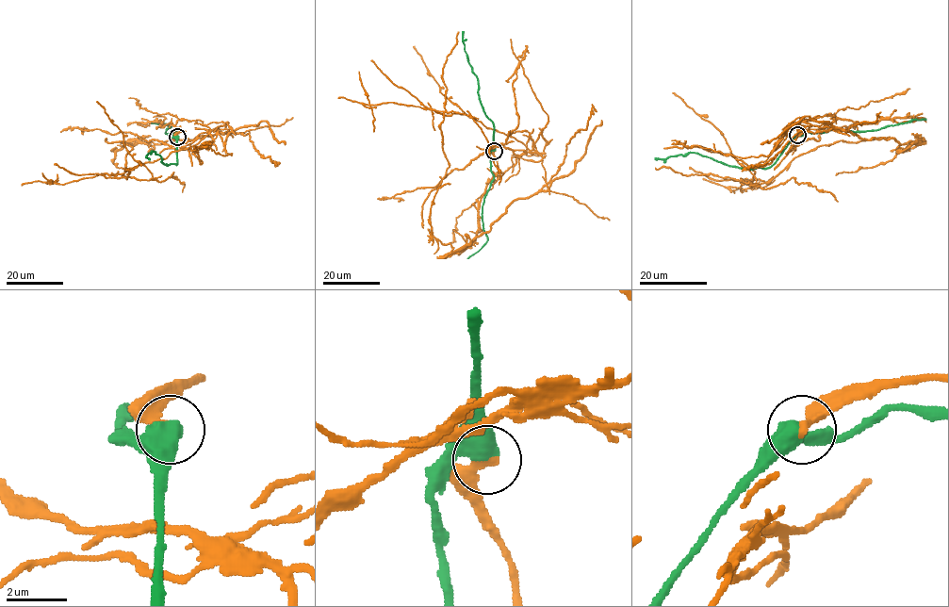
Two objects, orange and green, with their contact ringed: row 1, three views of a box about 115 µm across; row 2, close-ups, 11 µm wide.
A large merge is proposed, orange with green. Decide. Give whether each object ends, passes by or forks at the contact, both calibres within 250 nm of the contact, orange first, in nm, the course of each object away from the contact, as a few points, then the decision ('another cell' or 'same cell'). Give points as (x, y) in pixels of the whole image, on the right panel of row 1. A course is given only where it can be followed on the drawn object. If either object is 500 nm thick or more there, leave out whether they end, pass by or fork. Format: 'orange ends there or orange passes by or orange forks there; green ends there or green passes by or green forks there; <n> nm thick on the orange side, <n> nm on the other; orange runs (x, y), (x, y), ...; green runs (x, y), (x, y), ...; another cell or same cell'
400 nm thick on the orange side, 700 nm on the other; orange runs (797, 135), (824, 128), (835, 114), (794, 126), (753, 167), (752, 187), (756, 178), (724, 136), (673, 92); green runs (796, 135), (778, 159), (765, 168), (725, 165), (692, 152), (664, 159), (655, 158); another cell

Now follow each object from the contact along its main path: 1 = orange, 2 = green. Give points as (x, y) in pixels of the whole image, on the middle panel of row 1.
1: (494, 151), (499, 172), (492, 182), (527, 147), (469, 115), (434, 111), (469, 116), (440, 91), (414, 46)
2: (494, 150), (493, 123), (482, 104), (477, 77), (465, 51), (464, 31)

